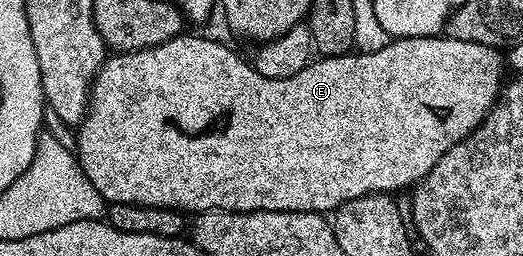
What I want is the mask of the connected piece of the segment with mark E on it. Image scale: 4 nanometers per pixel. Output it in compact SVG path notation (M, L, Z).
M189 32L180 33L172 40L168 40L162 44L156 44L150 48L133 50L130 54L111 53L106 61L103 62L102 67L98 69L98 75L95 76L94 83L90 86L90 105L86 108L86 115L82 117L82 125L77 127L76 130L76 134L78 134L78 146L76 145L78 164L82 167L84 176L88 176L88 180L92 180L96 192L100 192L103 203L123 202L124 204L155 206L156 208L168 208L169 210L181 210L183 212L189 212L189 210L194 210L193 212L201 212L204 210L233 210L235 212L244 210L308 212L309 210L313 210L315 212L333 212L337 210L339 206L344 205L348 200L359 198L365 194L395 192L394 190L402 190L405 186L407 186L407 188L413 187L415 184L422 181L422 177L434 167L436 160L440 160L440 156L444 156L444 152L451 150L457 142L464 141L465 138L483 122L486 118L486 113L494 107L494 103L498 101L504 85L504 77L502 78L502 58L498 55L501 53L499 53L495 47L476 44L468 40L456 40L449 36L396 38L387 41L387 43L387 46L382 46L379 50L370 50L367 54L351 52L341 54L340 56L332 56L331 58L319 57L317 60L311 61L309 65L303 67L302 70L296 72L295 75L288 76L286 79L270 79L268 76L261 75L253 64L247 61L247 59L245 62L236 51L229 50L224 43L213 42L210 38L197 38L196 35L189 34Z

